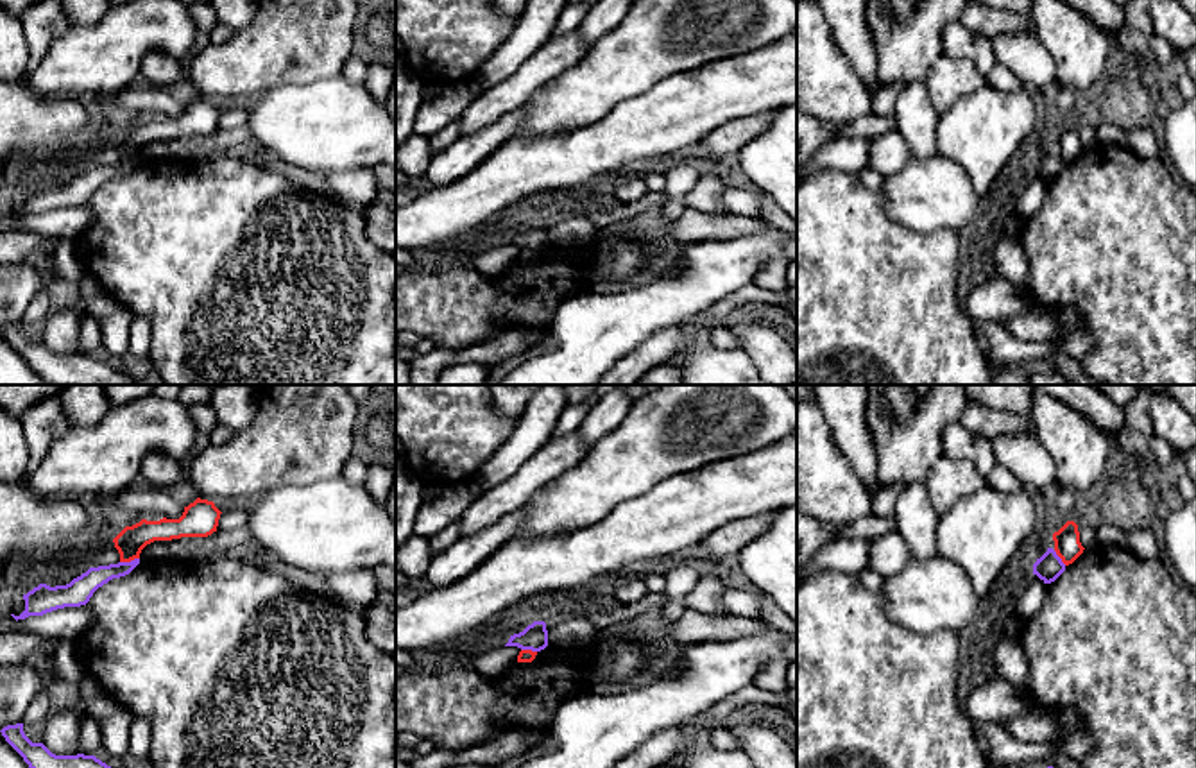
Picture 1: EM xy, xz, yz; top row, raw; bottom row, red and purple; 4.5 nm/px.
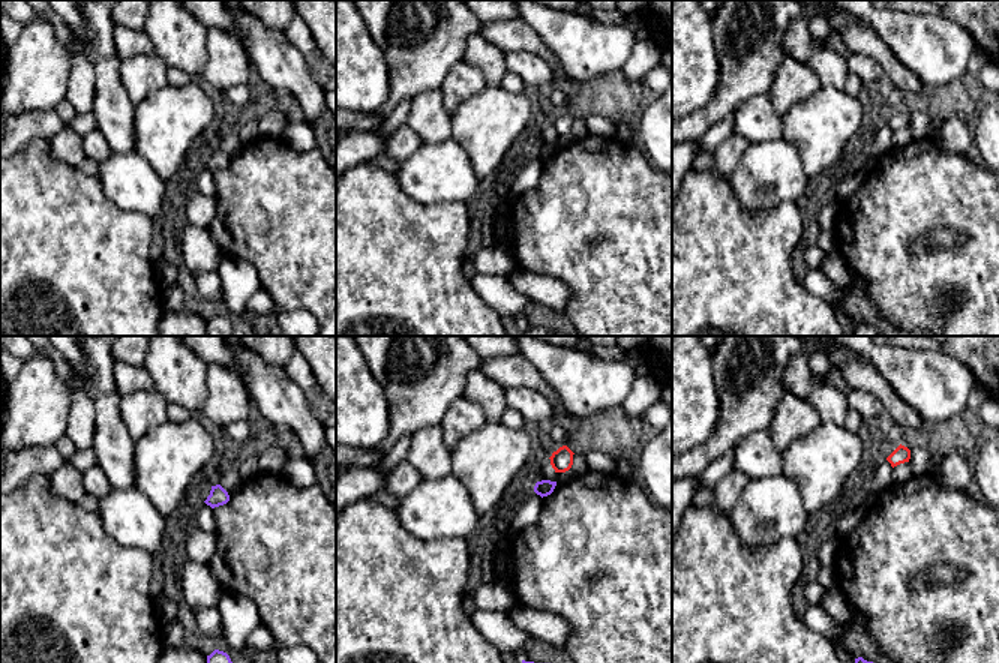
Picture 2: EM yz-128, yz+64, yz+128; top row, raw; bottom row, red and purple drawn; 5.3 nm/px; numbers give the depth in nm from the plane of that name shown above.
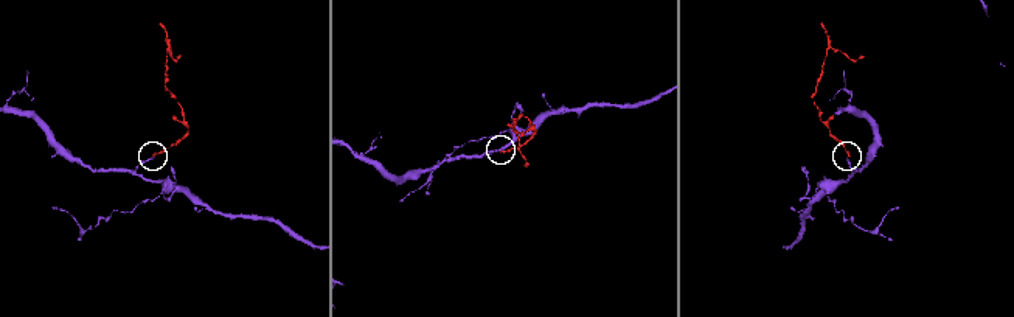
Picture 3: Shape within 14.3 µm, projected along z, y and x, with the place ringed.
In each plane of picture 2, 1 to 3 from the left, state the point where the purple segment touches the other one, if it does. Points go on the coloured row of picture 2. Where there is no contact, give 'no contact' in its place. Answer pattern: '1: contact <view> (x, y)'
1: no contact
2: no contact
3: no contact

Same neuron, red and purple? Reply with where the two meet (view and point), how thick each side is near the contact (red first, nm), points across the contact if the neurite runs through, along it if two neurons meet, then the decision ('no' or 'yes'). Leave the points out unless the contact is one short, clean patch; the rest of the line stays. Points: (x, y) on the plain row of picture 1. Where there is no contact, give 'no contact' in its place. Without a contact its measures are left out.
xy (129, 160) | 130/110 nm | along xy (138, 156), (120, 162) | no

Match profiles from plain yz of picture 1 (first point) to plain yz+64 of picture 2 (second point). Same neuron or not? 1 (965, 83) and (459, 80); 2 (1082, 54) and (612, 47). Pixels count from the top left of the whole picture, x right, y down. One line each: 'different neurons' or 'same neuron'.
1: same neuron
2: same neuron

